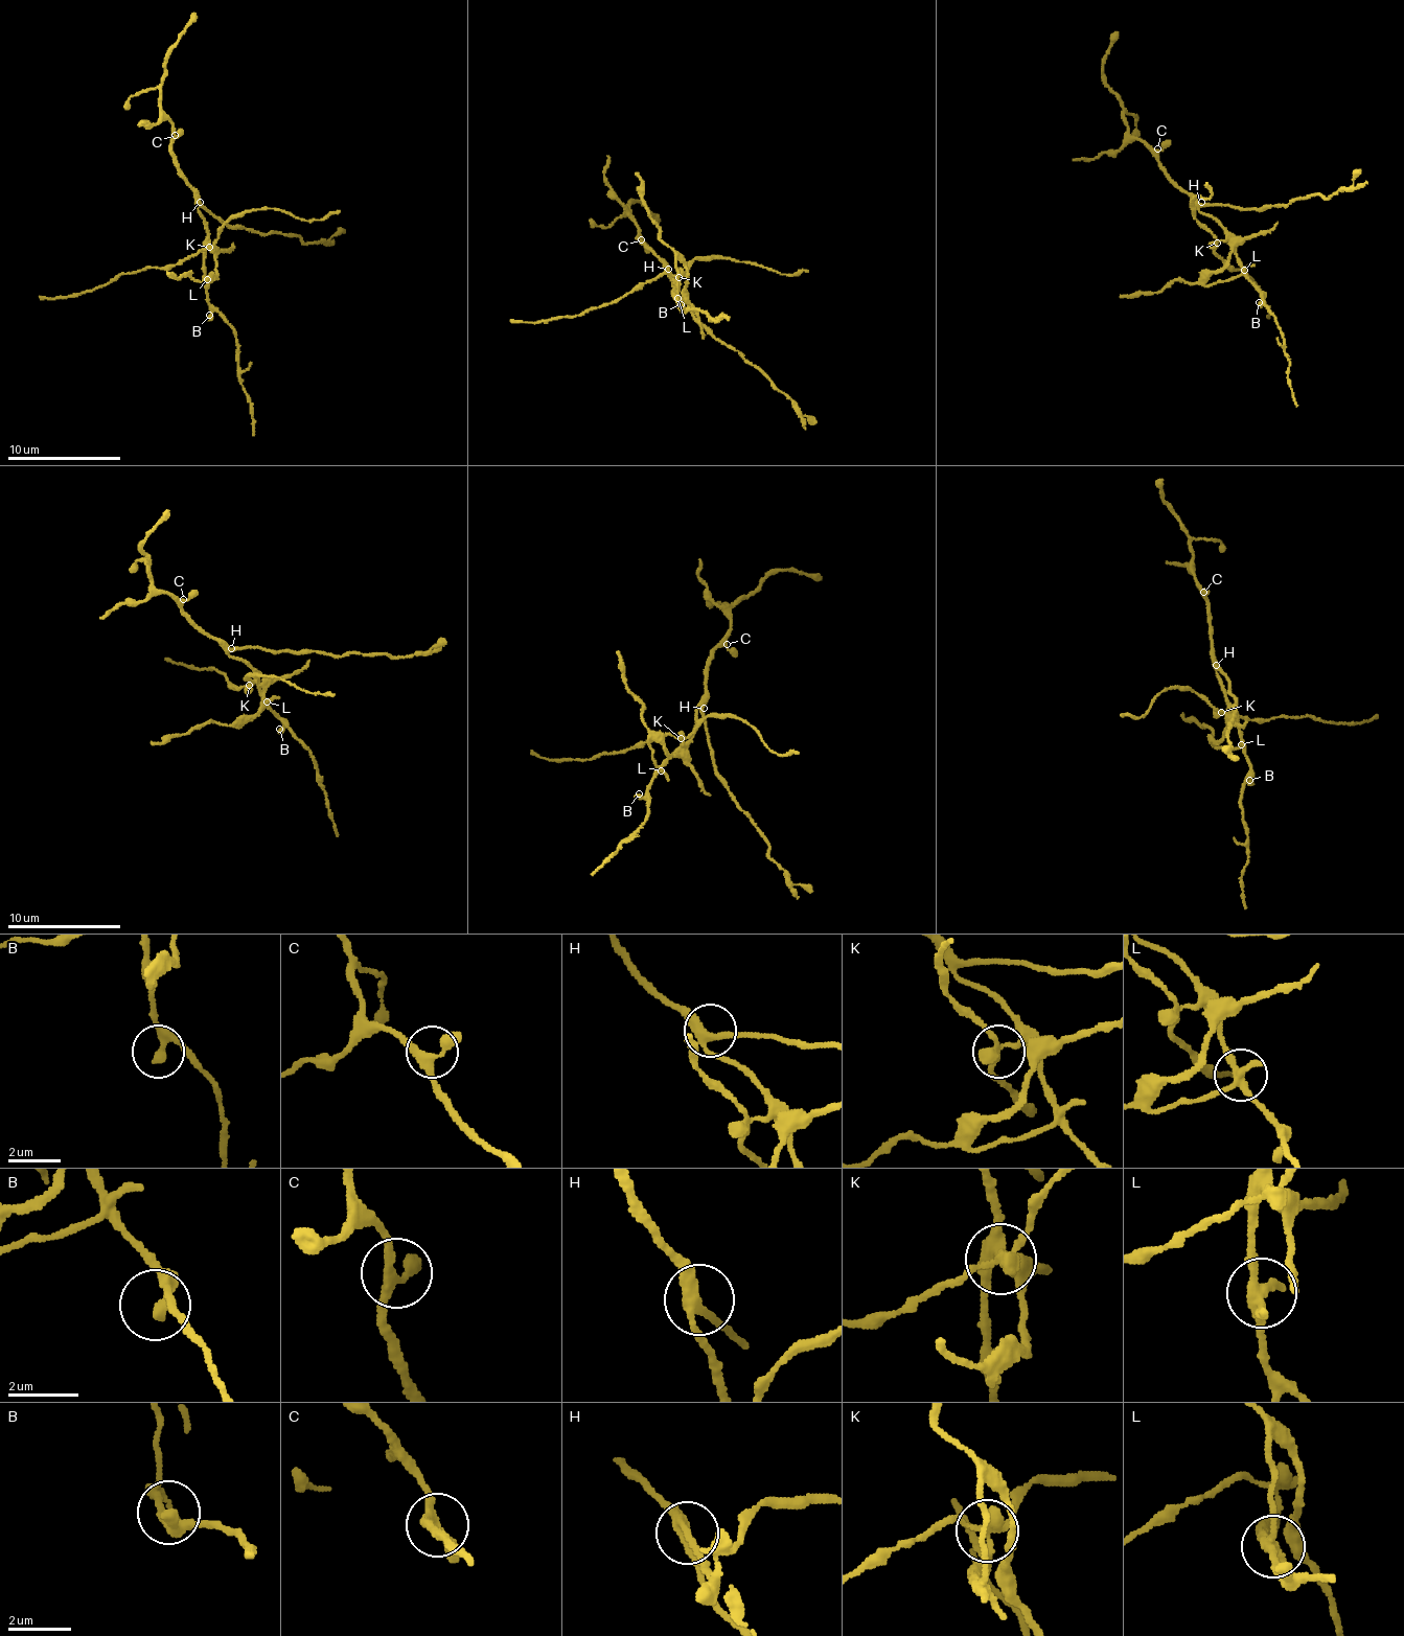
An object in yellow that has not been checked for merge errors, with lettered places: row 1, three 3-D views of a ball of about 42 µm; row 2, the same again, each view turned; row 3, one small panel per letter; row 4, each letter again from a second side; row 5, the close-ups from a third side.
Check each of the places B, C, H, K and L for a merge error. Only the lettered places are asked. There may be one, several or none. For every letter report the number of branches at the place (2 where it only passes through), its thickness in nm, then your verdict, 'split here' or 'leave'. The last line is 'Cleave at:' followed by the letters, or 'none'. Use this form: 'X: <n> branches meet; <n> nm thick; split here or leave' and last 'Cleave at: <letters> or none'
B: 2 branches meet; 280 nm thick; leave
C: 3 branches meet; 260 nm thick; leave
H: 3 branches meet; 300 nm thick; leave
K: 3 branches meet; 280 nm thick; split here
L: 3 branches meet; 280 nm thick; split here
Cleave at: K, L

